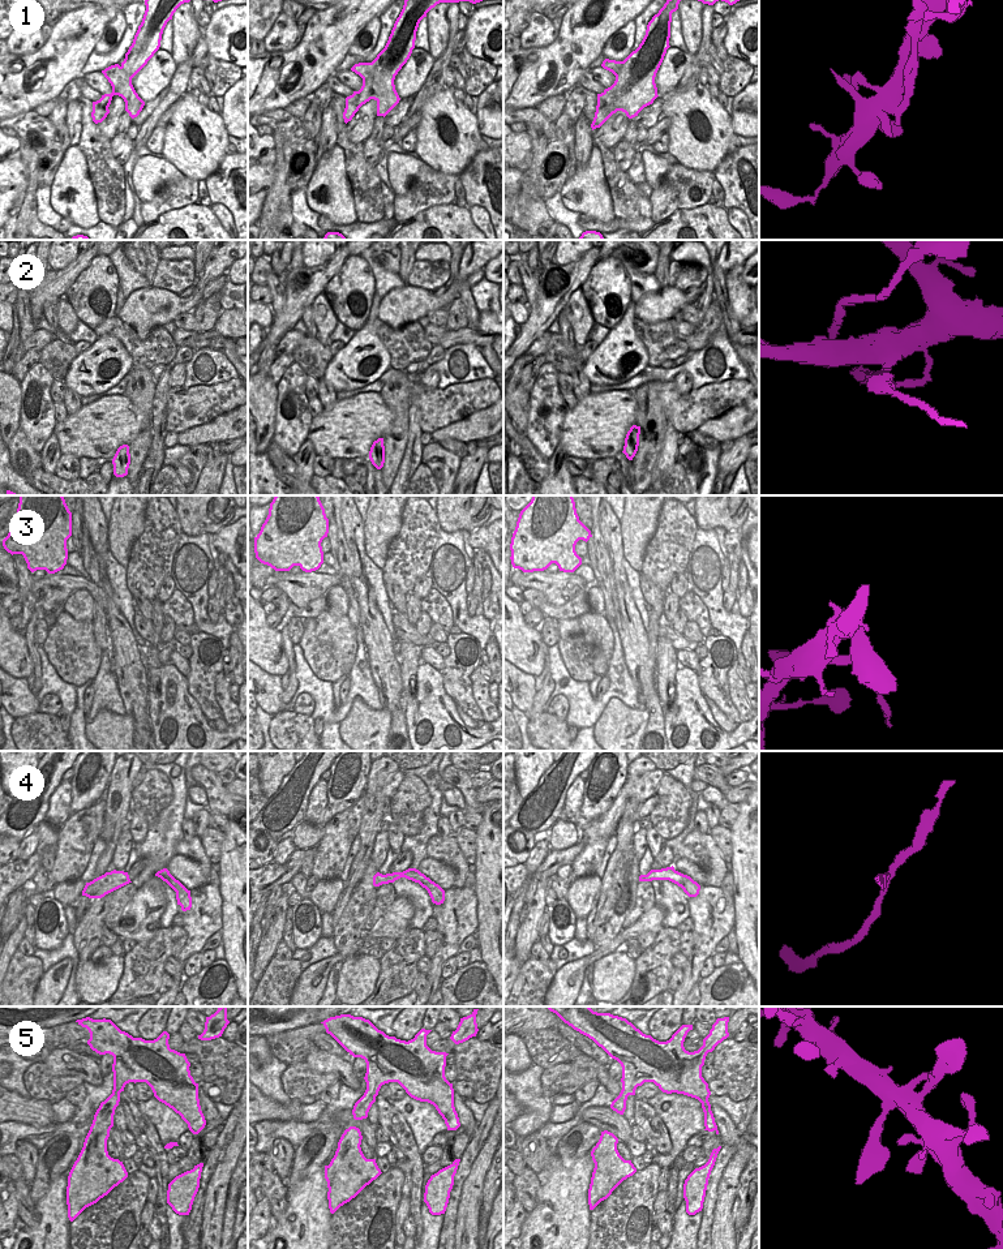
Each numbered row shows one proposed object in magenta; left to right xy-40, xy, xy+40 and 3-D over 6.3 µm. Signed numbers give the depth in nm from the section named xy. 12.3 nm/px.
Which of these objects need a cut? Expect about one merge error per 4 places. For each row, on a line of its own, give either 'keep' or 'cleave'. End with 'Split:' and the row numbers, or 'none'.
1: cleave
2: cleave
3: keep
4: keep
5: keep
Split: 1, 2

